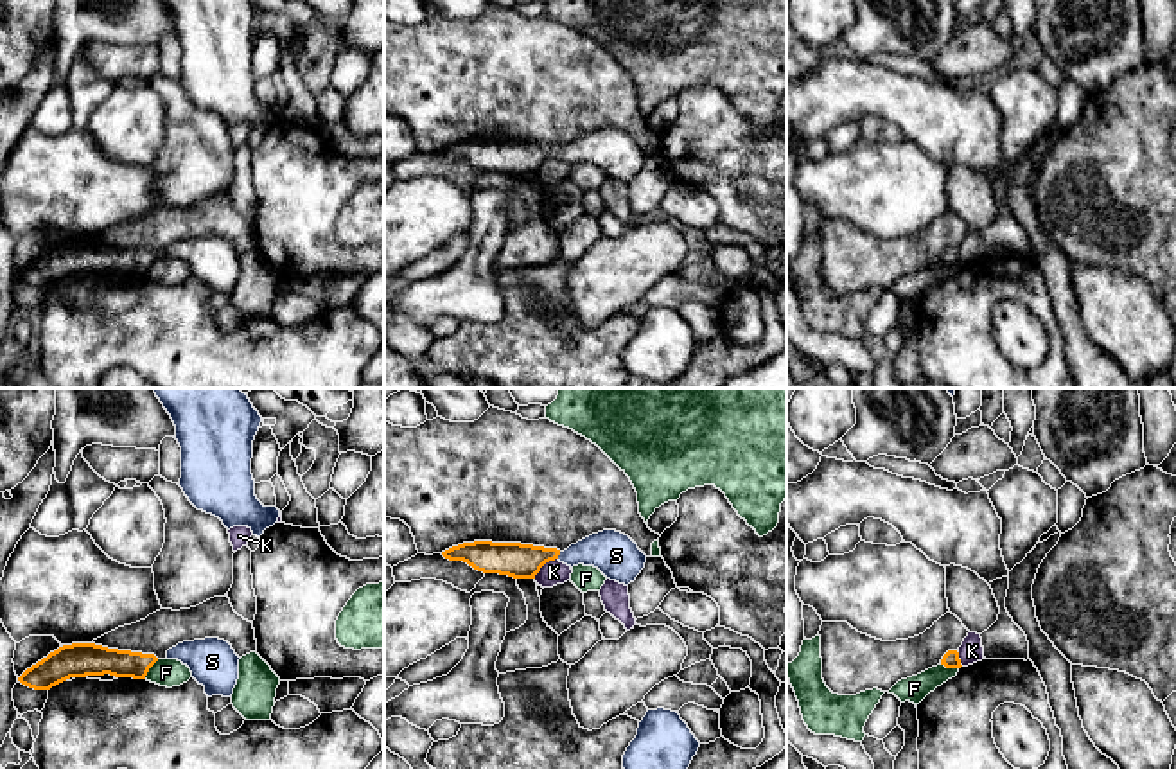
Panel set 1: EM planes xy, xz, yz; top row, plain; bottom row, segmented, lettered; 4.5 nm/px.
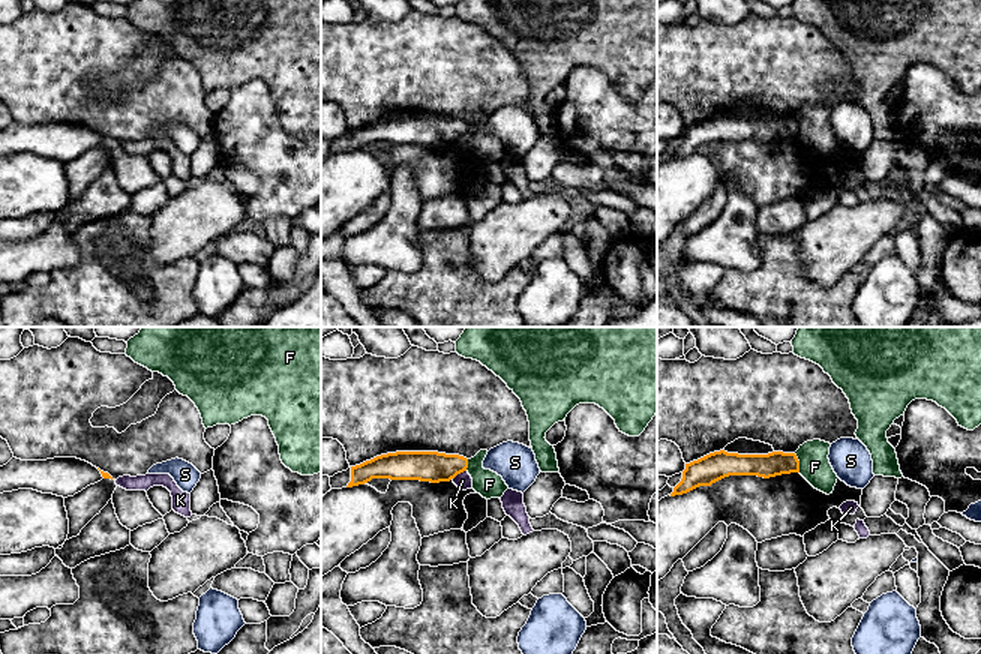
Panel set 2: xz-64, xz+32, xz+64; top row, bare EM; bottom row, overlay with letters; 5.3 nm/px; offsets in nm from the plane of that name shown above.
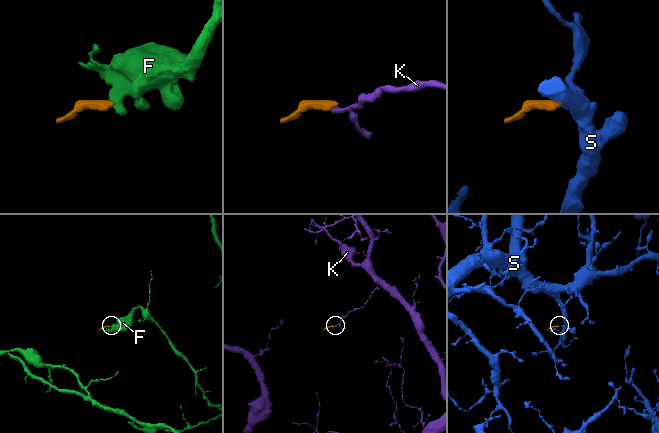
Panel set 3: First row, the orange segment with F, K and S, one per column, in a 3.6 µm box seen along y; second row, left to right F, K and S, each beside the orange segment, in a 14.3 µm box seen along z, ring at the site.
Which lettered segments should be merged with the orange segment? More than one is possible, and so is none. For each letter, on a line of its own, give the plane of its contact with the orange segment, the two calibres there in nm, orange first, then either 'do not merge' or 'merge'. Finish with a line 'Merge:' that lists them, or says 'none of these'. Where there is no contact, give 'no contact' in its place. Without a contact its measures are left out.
F: xy | 140/130 nm | do not merge
K: xz | 160/110 nm | do not merge
S: xz | 160/200 nm | merge
Merge: S

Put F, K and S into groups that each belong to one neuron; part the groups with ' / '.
F / K / S

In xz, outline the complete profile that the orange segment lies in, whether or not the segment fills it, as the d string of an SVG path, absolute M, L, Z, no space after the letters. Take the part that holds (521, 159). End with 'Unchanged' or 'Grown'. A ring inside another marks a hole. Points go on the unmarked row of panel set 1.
M616 128L592 131L564 149L521 140L474 138L452 144L442 153L449 158L463 158L483 171L513 176L535 176L546 160L558 156L571 165L594 164L607 176L625 183L636 178L646 160L637 142Z. Grown

